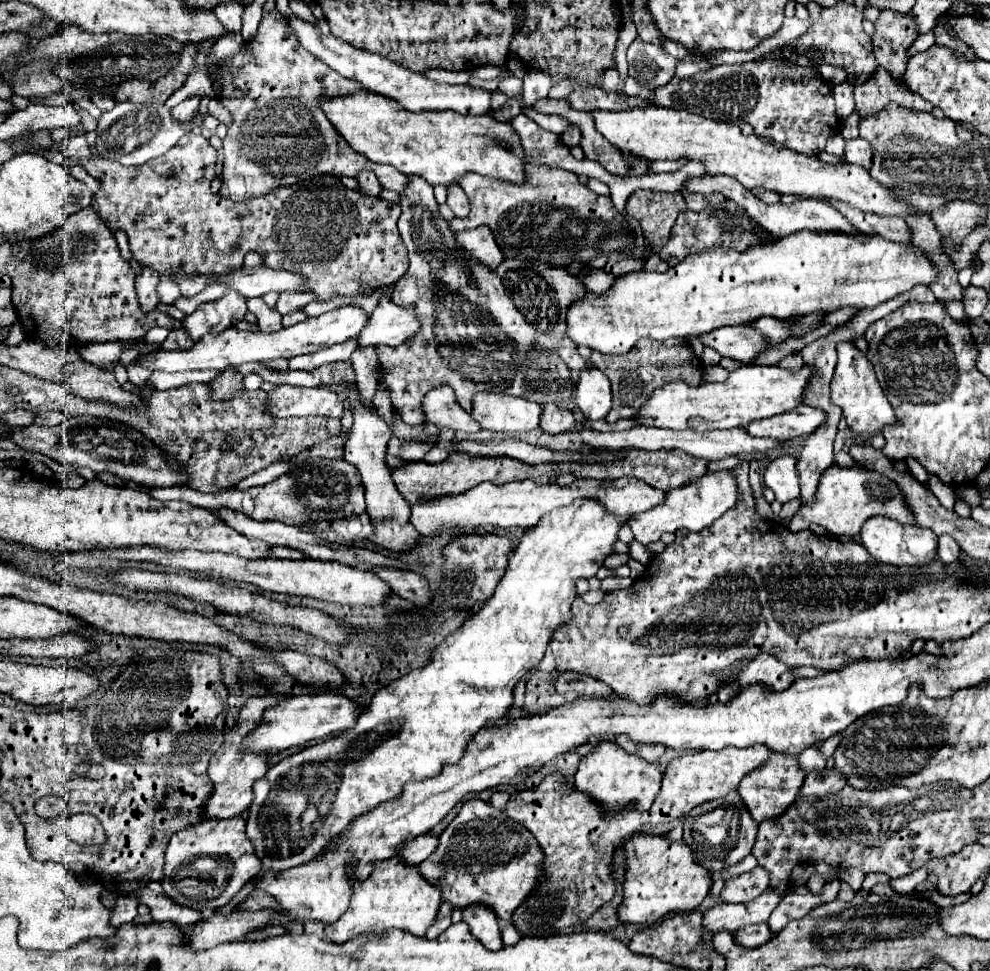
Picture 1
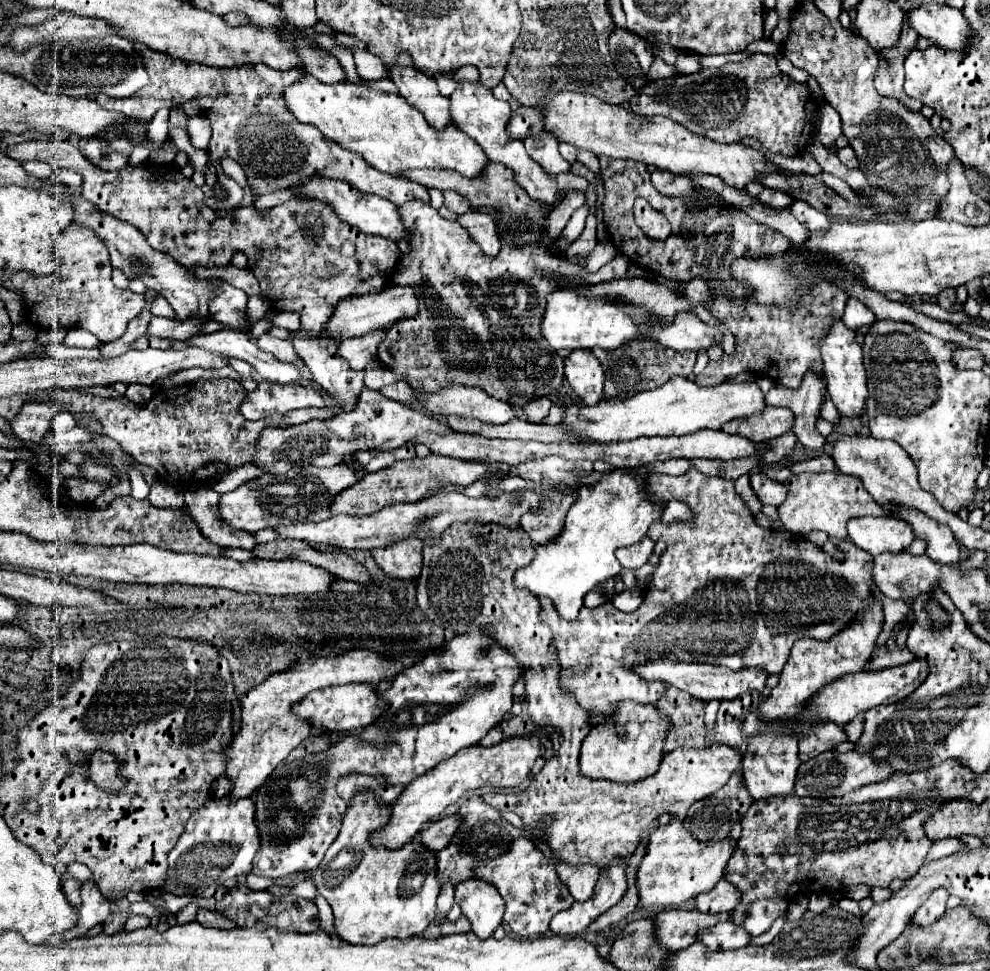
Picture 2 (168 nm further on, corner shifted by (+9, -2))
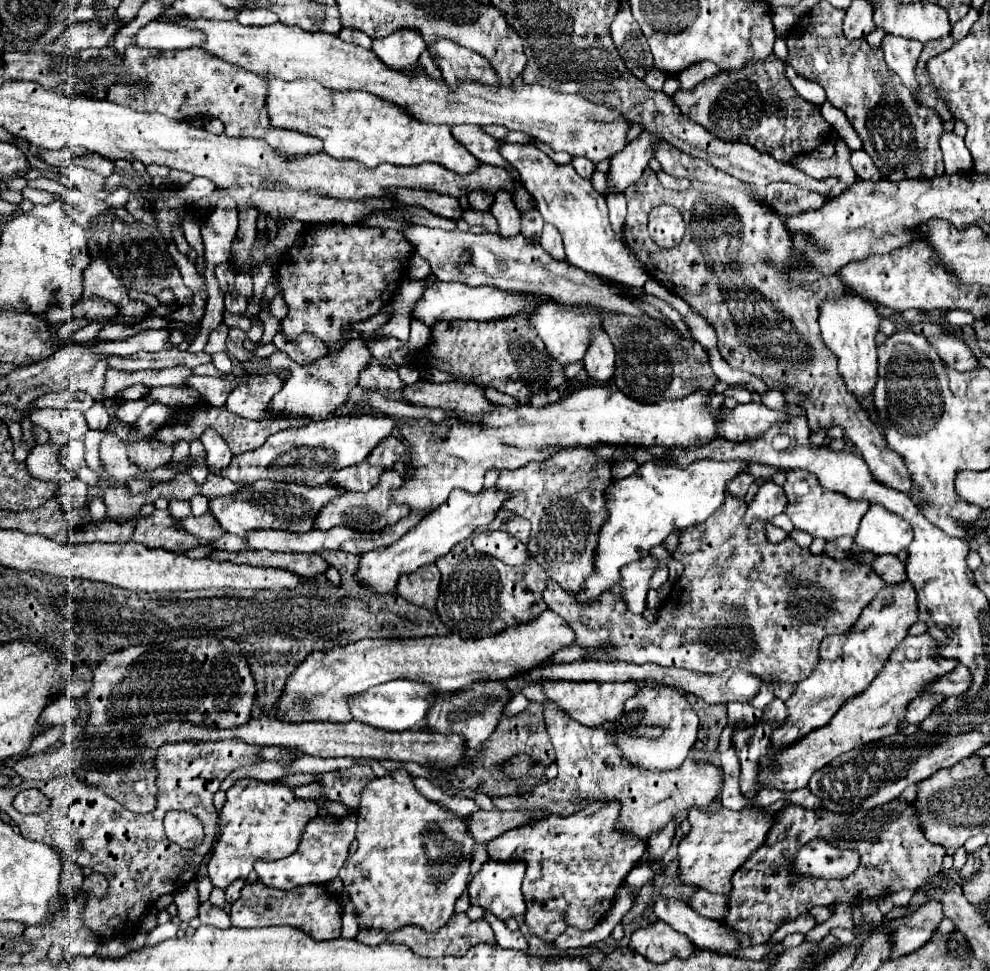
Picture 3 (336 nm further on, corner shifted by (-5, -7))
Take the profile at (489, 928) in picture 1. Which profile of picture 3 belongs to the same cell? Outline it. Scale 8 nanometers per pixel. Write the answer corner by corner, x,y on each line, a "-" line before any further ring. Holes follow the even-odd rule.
485,862
469,884
471,904
495,914
499,920
525,914
521,882
525,864
517,862

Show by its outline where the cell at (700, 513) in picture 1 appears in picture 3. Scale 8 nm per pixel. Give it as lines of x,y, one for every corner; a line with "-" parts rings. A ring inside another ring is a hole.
645,556
639,562
623,566
623,578
621,578
621,588
623,588
623,600
627,602
629,610
633,614
643,614
645,610
645,596
649,590
649,580
653,572
657,570
657,558
655,556

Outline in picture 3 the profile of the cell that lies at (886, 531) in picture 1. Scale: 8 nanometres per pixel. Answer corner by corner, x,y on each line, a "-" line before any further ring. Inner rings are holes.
871,504
859,524
853,552
873,552
877,556
899,554
907,544
911,544
911,526
881,504

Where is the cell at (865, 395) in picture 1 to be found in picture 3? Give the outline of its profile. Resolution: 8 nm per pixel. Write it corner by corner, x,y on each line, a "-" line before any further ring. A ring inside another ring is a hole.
847,294
845,298
833,302
827,300
821,304
819,310
819,326
821,336
825,344
831,348
833,354
837,354
837,370
847,386
847,390
857,398
863,400
871,396
875,384
877,384
877,346
875,346
875,334
879,330
881,316
875,312
875,308
865,302
859,296

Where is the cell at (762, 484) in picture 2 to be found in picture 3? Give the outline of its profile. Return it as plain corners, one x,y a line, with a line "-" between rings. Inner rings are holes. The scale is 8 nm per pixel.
769,480
759,486
759,492
751,500
751,504
747,506
743,524
751,524
755,518
767,522
773,516
781,514
785,508
787,508
787,496
785,496
783,488
777,486
773,480

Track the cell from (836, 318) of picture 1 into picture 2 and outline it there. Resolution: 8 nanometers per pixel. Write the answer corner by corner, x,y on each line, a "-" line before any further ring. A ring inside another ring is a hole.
849,299
845,305
845,313
843,313
843,323
849,329
859,329
863,325
871,325
875,323
875,315
859,303
859,299

